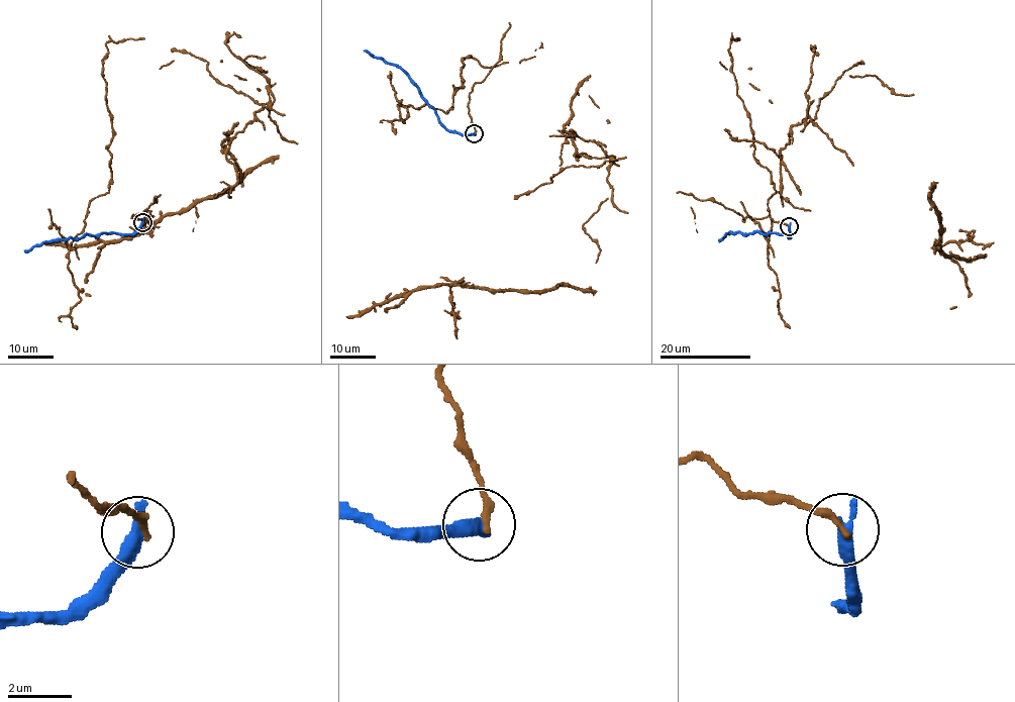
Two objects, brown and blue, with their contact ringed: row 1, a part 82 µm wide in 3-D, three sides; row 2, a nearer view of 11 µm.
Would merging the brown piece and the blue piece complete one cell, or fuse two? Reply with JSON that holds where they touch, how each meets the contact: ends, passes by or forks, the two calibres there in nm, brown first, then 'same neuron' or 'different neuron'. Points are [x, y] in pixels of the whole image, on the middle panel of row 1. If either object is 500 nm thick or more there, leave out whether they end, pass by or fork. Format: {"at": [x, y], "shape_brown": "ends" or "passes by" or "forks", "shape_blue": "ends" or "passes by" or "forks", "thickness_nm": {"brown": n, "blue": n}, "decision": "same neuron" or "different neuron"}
{"at": [474, 133], "shape_brown": "ends", "shape_blue": "ends", "thickness_nm": {"brown": 240, "blue": 480}, "decision": "different neuron"}

